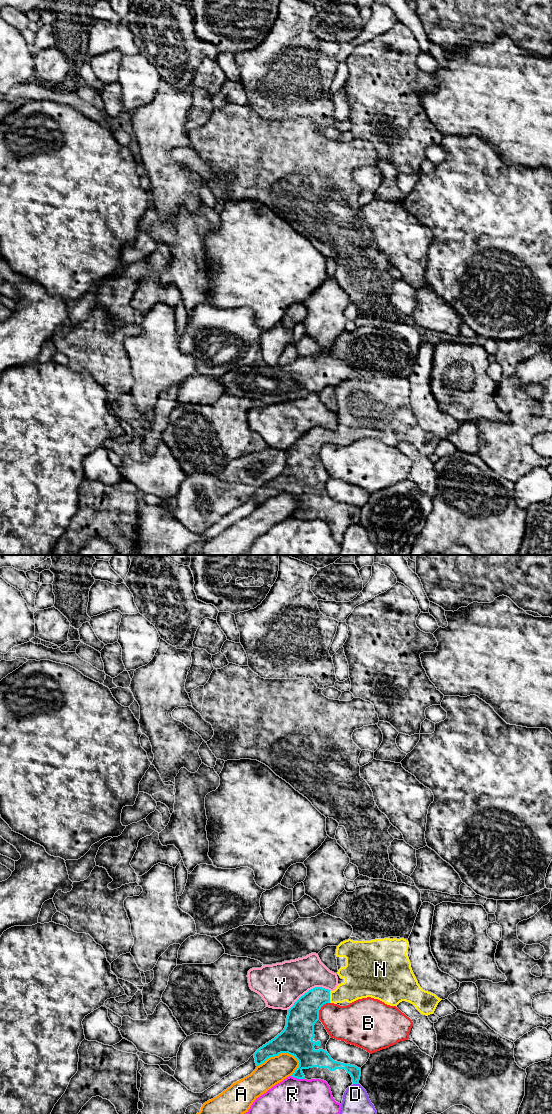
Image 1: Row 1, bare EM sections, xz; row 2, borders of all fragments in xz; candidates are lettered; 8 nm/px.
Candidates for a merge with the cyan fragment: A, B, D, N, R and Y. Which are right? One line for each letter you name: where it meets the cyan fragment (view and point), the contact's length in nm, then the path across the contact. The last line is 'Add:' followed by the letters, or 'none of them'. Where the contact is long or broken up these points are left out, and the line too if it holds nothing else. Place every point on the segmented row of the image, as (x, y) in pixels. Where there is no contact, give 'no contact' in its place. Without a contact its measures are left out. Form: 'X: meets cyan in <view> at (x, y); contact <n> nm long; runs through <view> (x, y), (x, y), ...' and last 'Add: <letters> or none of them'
N: meets cyan in xz at (329, 997); contact 100 nm long; runs through xz (304, 1013), (320, 997), (329, 997), (350, 991), (357, 985)
Add: N

